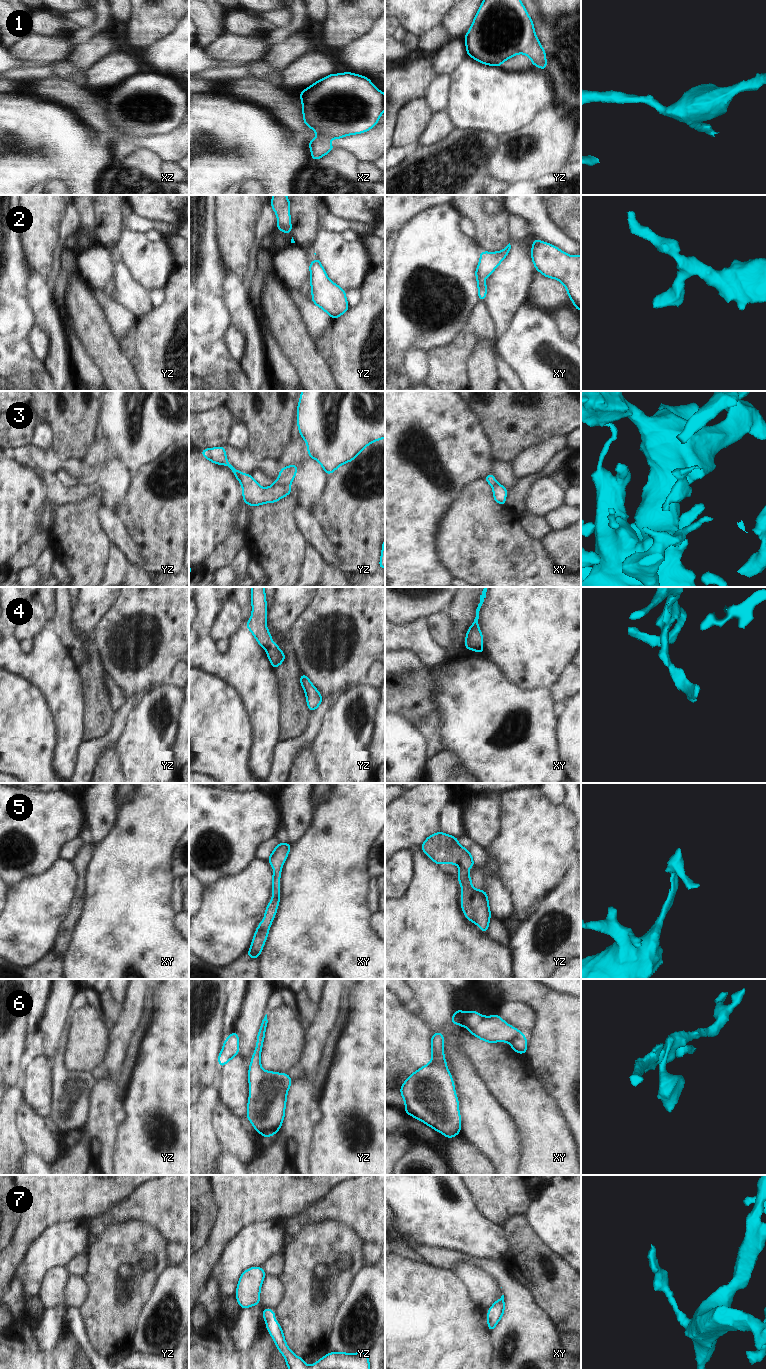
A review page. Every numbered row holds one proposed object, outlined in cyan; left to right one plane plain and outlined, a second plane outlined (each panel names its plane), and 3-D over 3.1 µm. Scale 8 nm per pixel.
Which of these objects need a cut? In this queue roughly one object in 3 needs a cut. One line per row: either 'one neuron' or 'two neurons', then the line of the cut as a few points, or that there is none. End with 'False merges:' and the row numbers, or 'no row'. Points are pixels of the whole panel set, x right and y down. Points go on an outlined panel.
1: one neuron; cut none
2: one neuron; cut none
3: two neurons; cut yz (274, 482), (289, 486)
4: two neurons; cut yz (272, 642), (266, 649)
5: one neuron; cut none
6: one neuron; cut none
7: one neuron; cut none
False merges: 3, 4

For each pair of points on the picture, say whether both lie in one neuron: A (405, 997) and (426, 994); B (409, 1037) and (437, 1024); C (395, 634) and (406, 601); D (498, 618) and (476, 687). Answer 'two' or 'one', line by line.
A: two
B: two
C: two
D: two

